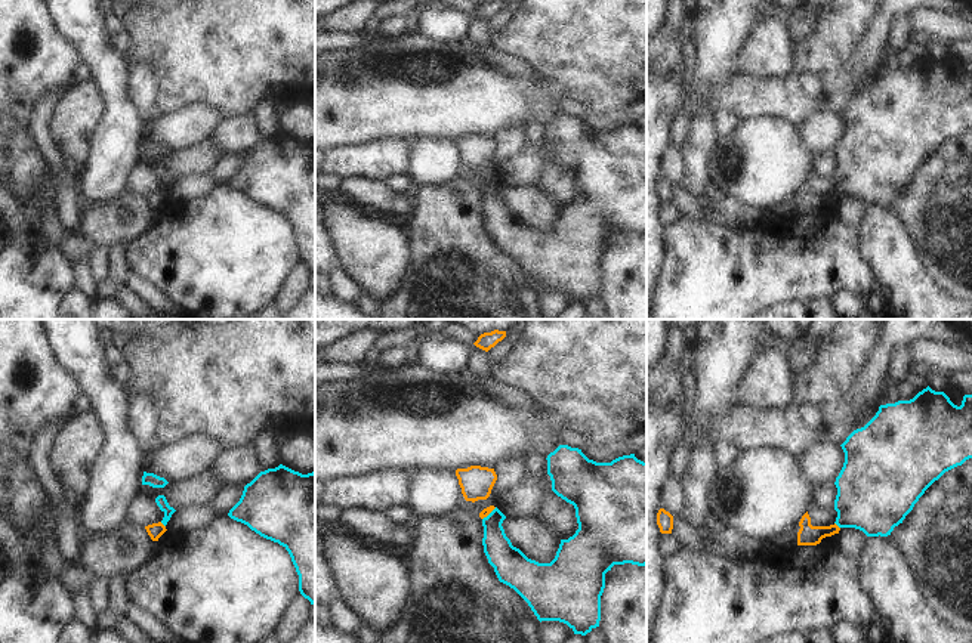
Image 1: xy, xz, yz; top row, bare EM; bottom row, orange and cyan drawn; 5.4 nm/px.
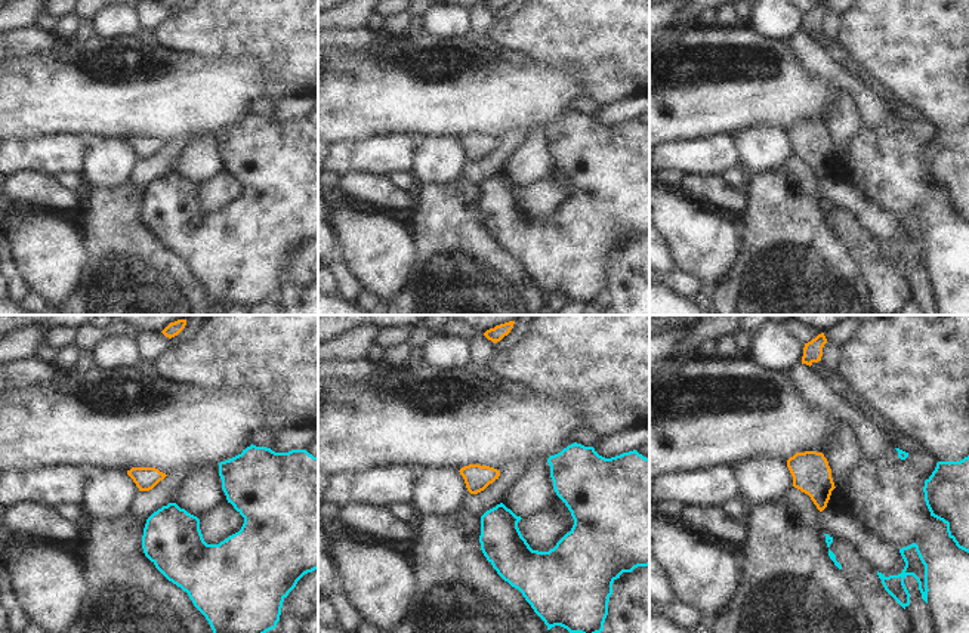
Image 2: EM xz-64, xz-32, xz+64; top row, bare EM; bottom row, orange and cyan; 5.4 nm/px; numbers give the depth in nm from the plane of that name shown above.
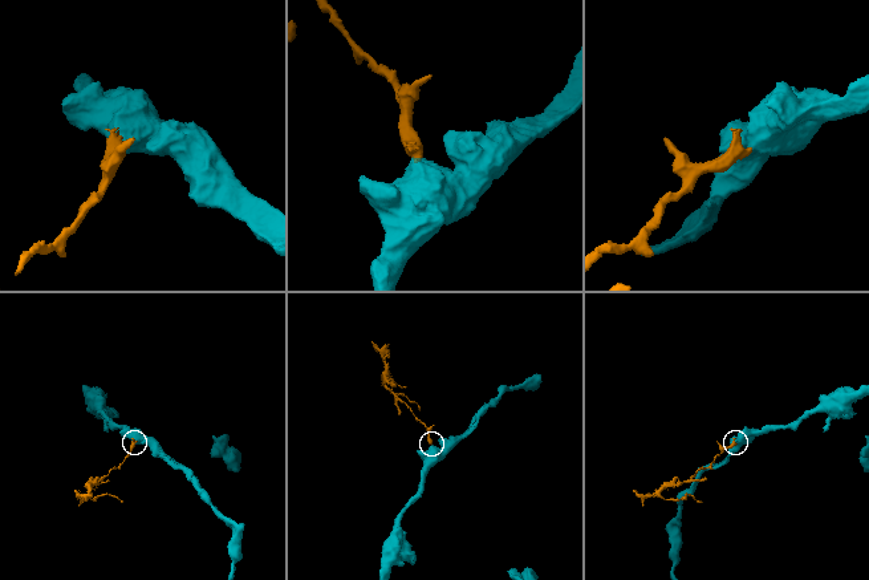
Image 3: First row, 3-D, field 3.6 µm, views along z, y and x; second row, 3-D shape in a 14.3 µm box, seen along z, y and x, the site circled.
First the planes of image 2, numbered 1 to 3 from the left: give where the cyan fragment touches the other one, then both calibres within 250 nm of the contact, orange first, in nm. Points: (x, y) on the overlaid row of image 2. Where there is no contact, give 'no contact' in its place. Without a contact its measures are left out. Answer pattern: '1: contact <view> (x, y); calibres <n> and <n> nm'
1: no contact
2: no contact
3: no contact

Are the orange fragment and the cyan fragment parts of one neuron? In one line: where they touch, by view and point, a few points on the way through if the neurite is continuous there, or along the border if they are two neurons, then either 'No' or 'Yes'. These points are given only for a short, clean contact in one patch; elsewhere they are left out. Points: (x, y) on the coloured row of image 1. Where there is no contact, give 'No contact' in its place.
Touches orange at yz (836, 525). Boundary: yz (835, 522), (839, 528). No

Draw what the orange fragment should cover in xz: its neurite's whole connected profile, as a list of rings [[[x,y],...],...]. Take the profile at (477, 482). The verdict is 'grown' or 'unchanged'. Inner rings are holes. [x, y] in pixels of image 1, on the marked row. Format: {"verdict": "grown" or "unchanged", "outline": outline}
{"verdict": "unchanged", "outline": [[[470,466],[468,469],[457,469],[456,476],[466,501],[487,500],[497,480],[494,469]]]}

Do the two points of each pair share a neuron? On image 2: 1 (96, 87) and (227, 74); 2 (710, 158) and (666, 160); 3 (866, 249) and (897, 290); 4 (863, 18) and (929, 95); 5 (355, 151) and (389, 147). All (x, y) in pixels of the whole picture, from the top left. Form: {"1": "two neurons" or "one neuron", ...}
{"1": "one neuron", "2": "one neuron", "3": "one neuron", "4": "one neuron", "5": "one neuron"}

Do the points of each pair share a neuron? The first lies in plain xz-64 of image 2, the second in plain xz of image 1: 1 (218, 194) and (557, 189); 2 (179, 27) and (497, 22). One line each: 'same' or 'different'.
1: different
2: different

